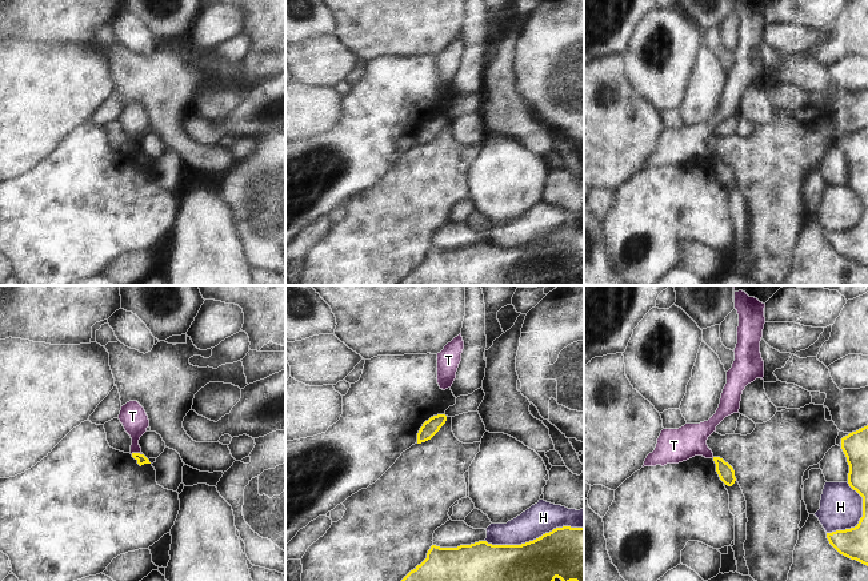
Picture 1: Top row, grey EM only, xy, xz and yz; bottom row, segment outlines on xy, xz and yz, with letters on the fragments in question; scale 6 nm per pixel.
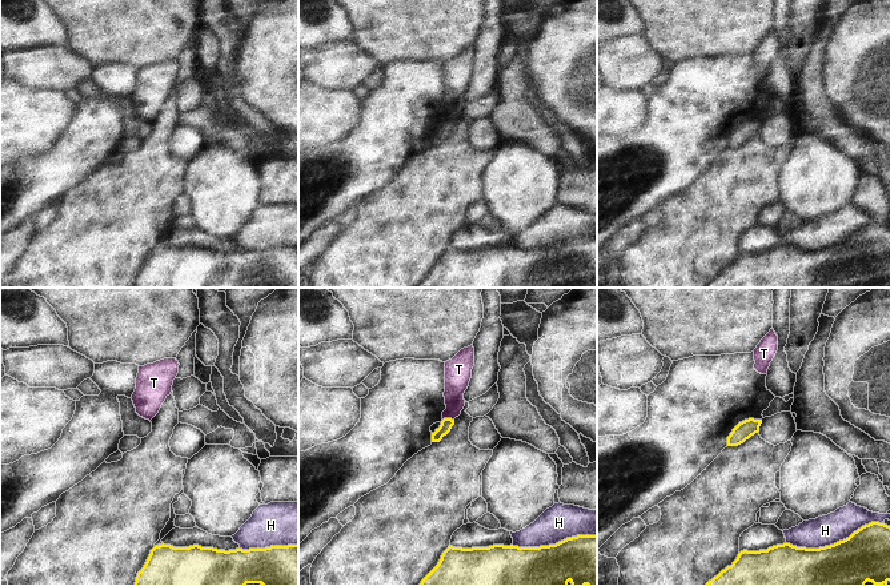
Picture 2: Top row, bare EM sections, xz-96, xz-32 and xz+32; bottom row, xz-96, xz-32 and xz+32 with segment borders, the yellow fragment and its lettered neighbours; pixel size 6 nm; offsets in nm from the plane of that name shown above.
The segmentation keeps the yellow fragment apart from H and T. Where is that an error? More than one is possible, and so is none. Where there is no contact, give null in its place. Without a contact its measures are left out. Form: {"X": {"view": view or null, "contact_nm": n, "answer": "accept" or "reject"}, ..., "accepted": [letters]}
{"H": {"view": "xz", "contact_nm": 600, "answer": "reject"}, "T": {"view": "xy", "contact_nm": 70, "answer": "reject"}, "accepted": []}

